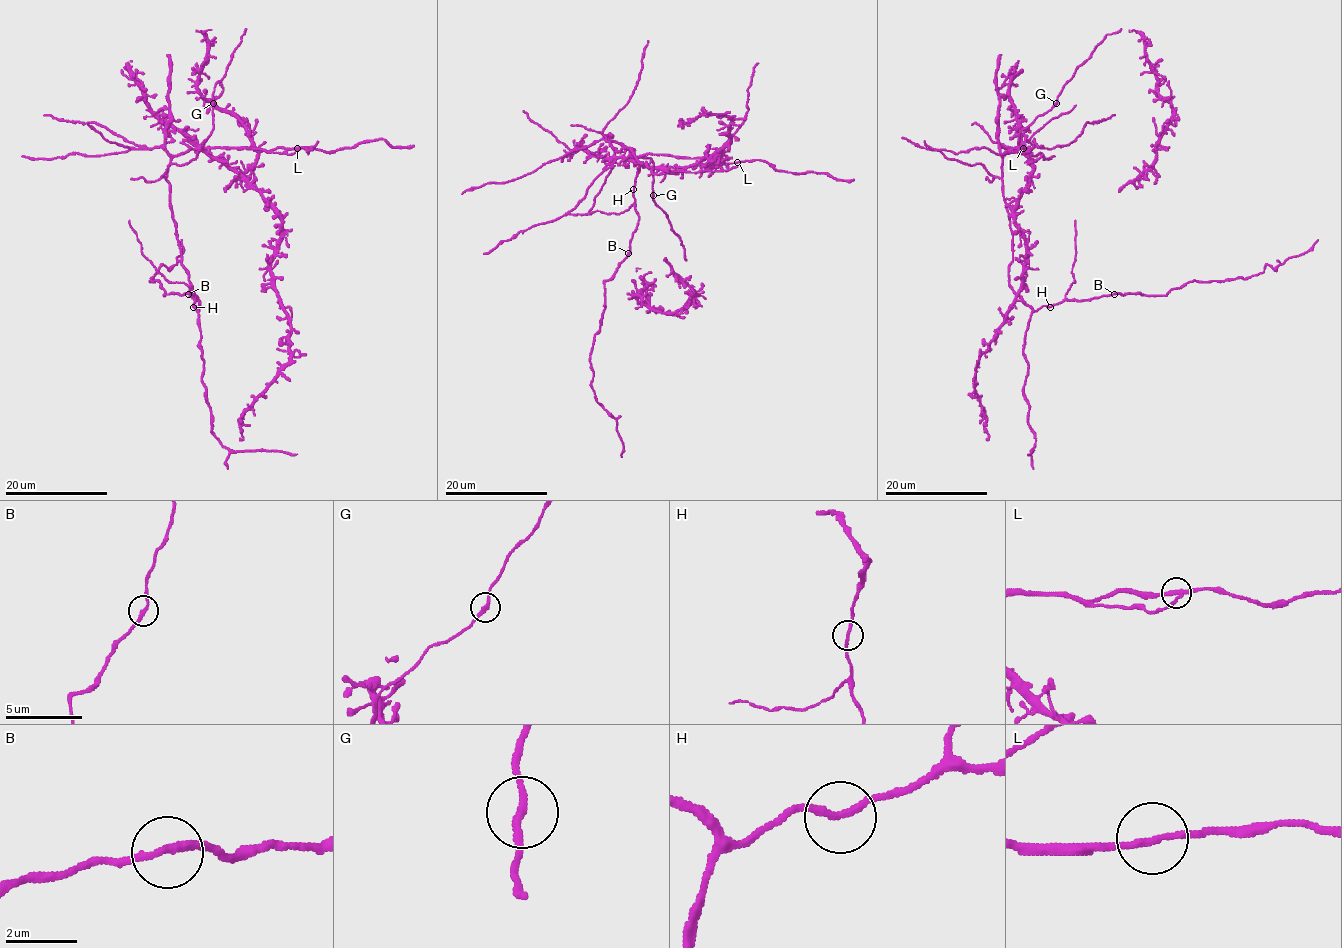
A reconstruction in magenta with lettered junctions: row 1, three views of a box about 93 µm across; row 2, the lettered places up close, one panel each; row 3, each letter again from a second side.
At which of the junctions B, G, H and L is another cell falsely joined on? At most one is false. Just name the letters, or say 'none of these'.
none of these

